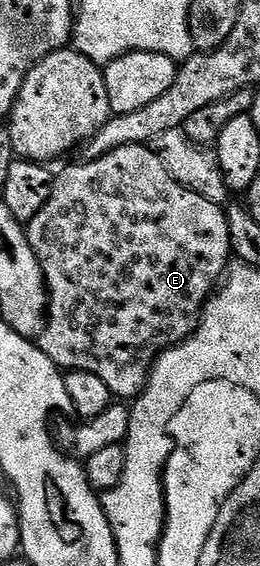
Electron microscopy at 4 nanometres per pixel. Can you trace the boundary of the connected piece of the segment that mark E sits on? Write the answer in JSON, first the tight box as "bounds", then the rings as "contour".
{"bounds":[26,143,231,401],"contour":[[[141,143],[112,149],[112,153],[102,155],[98,159],[77,162],[55,174],[52,193],[48,201],[44,201],[44,209],[40,209],[40,213],[36,213],[36,217],[32,217],[32,221],[26,227],[26,236],[32,245],[32,253],[36,253],[36,261],[40,263],[40,269],[46,278],[48,296],[46,326],[43,327],[41,335],[37,336],[36,342],[39,349],[63,372],[96,373],[96,377],[100,377],[100,381],[108,385],[115,400],[133,401],[145,391],[154,360],[168,348],[185,341],[196,330],[202,320],[202,311],[207,301],[215,294],[216,288],[223,282],[231,266],[227,208],[221,203],[204,201],[204,197],[200,197],[200,193],[192,193],[192,189],[184,189],[184,185],[180,185],[176,177],[172,177],[172,173],[164,169],[164,161],[156,157],[153,149]]]}

